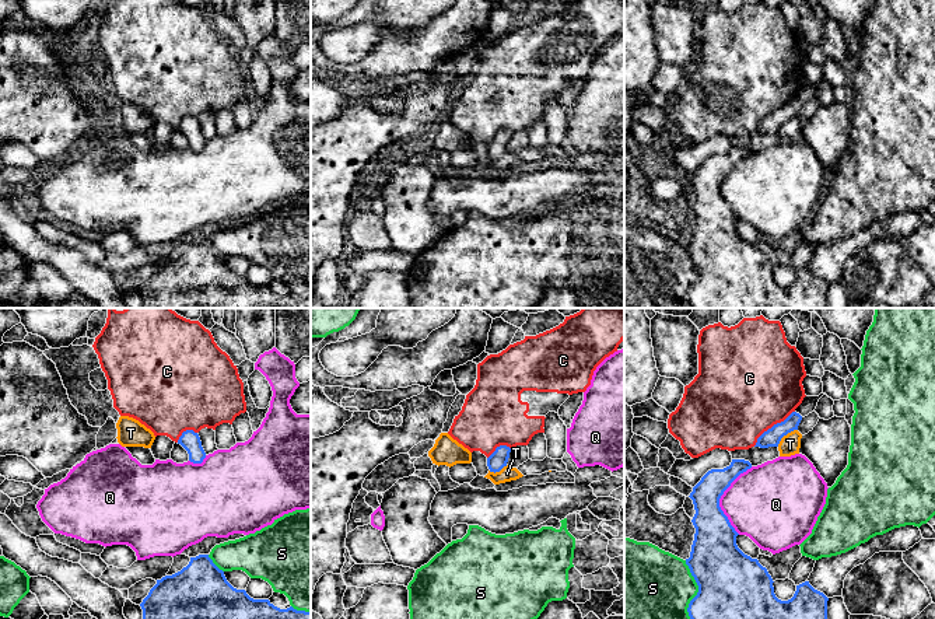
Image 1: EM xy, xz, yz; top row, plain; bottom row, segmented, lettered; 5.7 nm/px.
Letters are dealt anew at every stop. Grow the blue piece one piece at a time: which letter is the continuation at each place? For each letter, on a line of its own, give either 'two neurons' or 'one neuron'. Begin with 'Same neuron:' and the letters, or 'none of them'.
Same neuron: none of them
C: two neurons
Q: two neurons
S: two neurons
T: two neurons

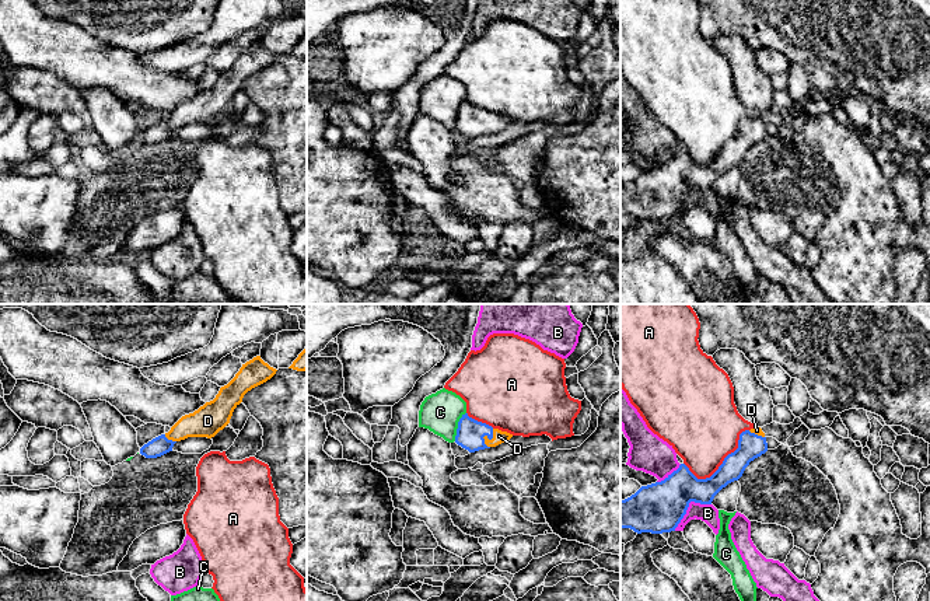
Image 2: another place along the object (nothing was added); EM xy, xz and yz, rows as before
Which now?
Same neuron: D
A: two neurons
B: two neurons
C: two neurons
D: one neuron

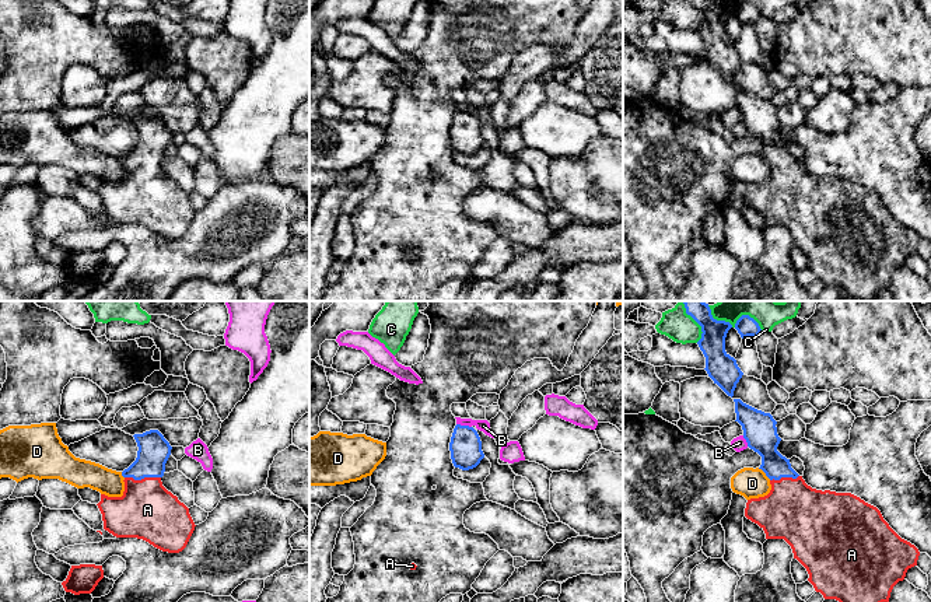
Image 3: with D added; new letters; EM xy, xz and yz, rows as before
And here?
Same neuron: A
A: one neuron
B: two neurons
C: two neurons
D: two neurons

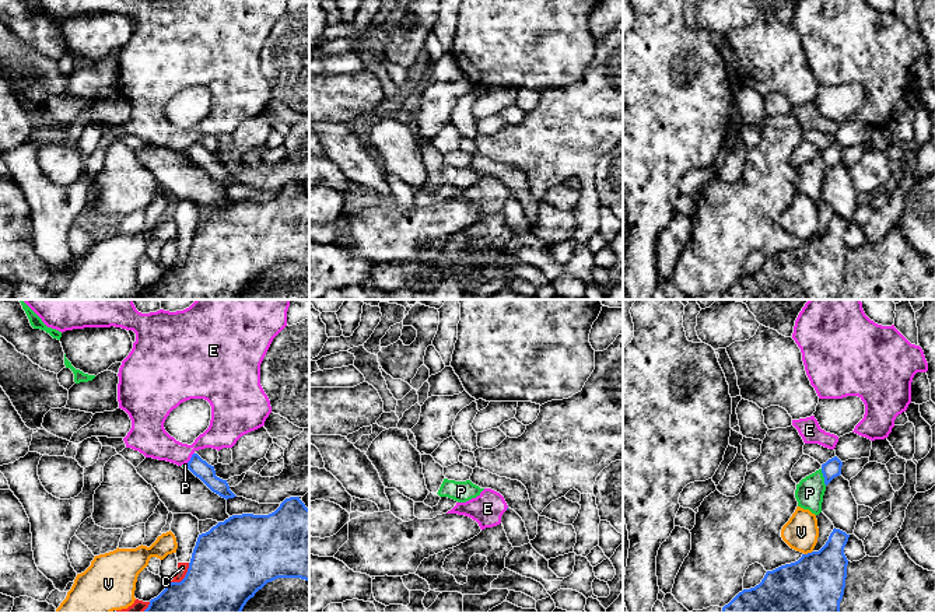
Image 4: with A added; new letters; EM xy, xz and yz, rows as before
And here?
Same neuron: none of them
C: two neurons
E: two neurons
P: two neurons
V: two neurons

